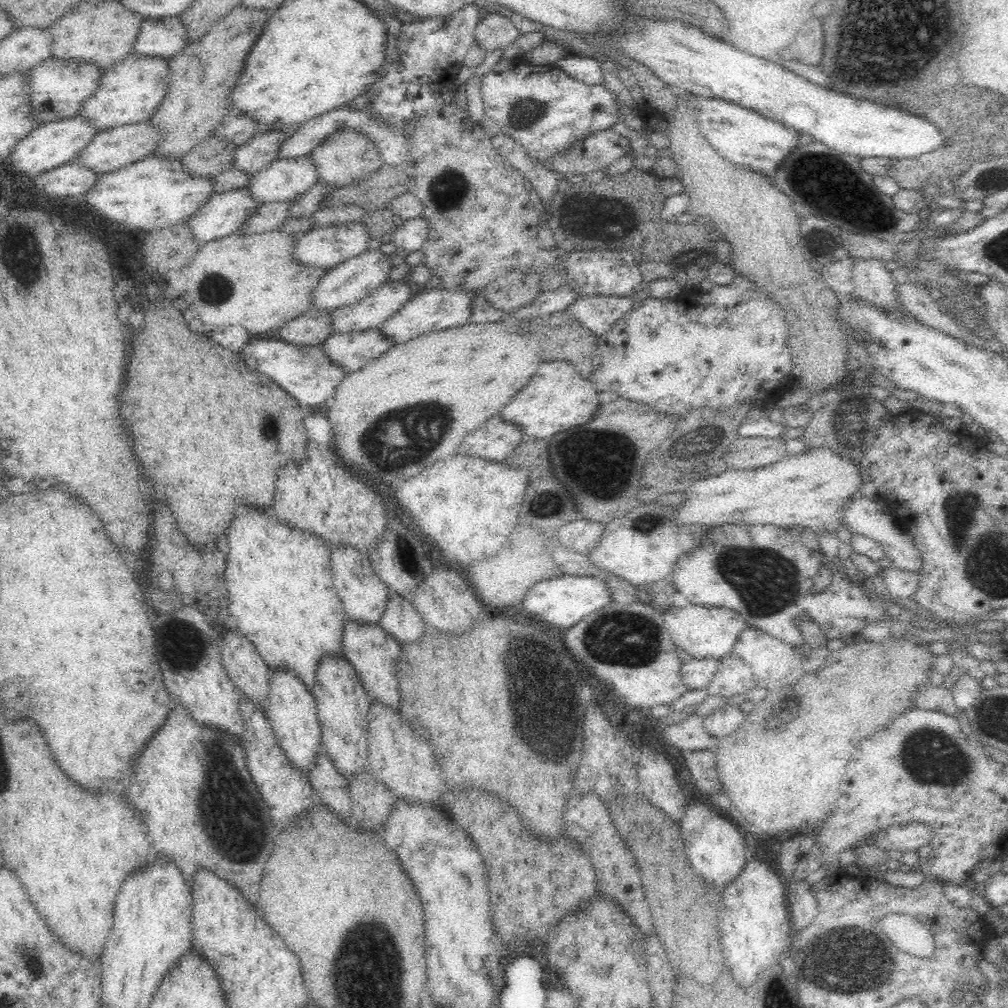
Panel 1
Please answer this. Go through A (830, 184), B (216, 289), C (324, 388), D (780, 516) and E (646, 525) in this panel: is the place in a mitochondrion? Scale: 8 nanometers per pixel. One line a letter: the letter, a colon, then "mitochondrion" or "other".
A: mitochondrion
B: mitochondrion
C: other
D: other
E: mitochondrion

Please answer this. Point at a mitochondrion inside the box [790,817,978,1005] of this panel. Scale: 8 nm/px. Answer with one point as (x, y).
(845, 959)

